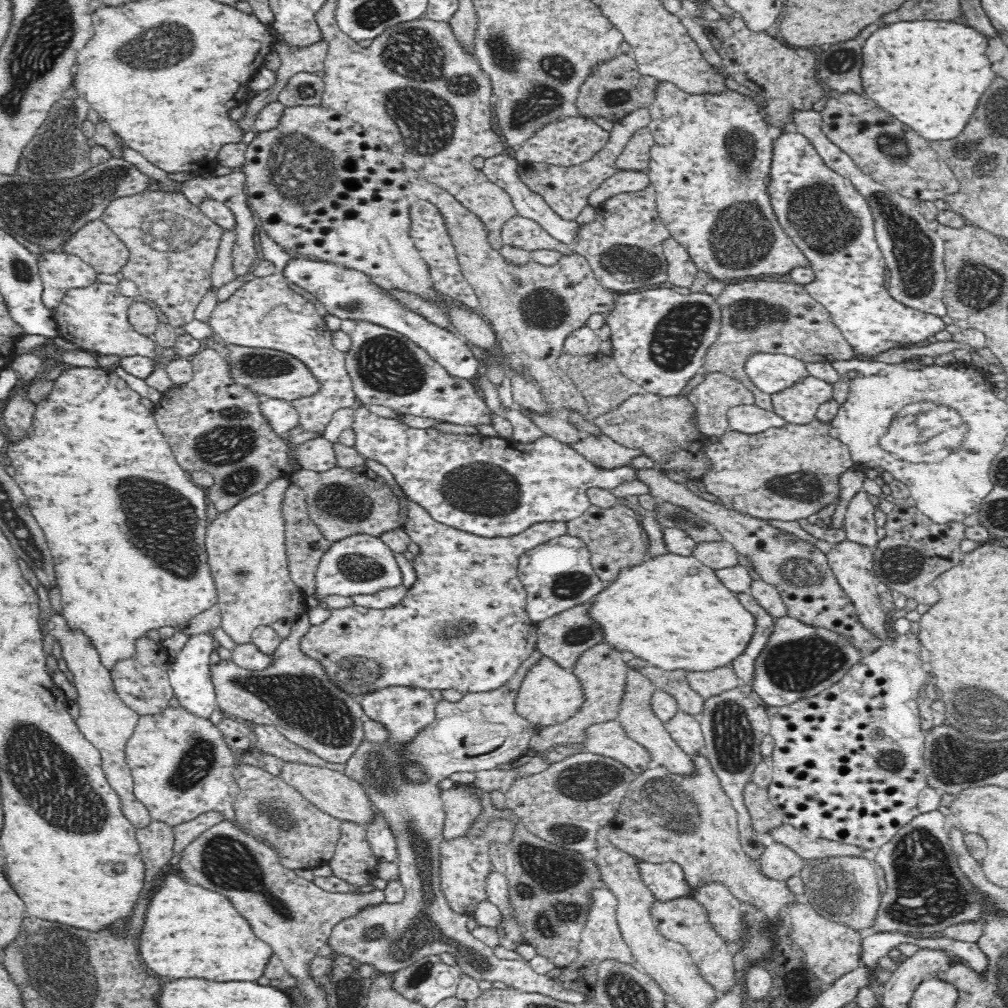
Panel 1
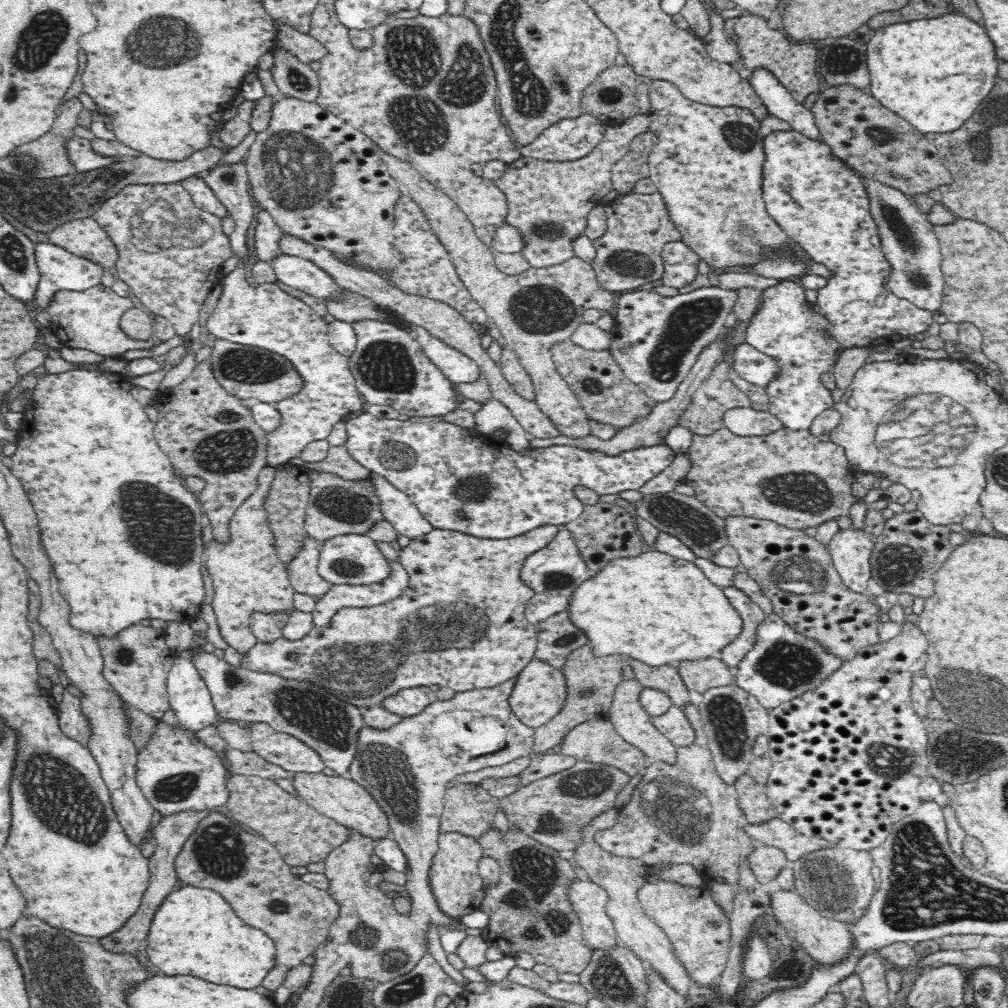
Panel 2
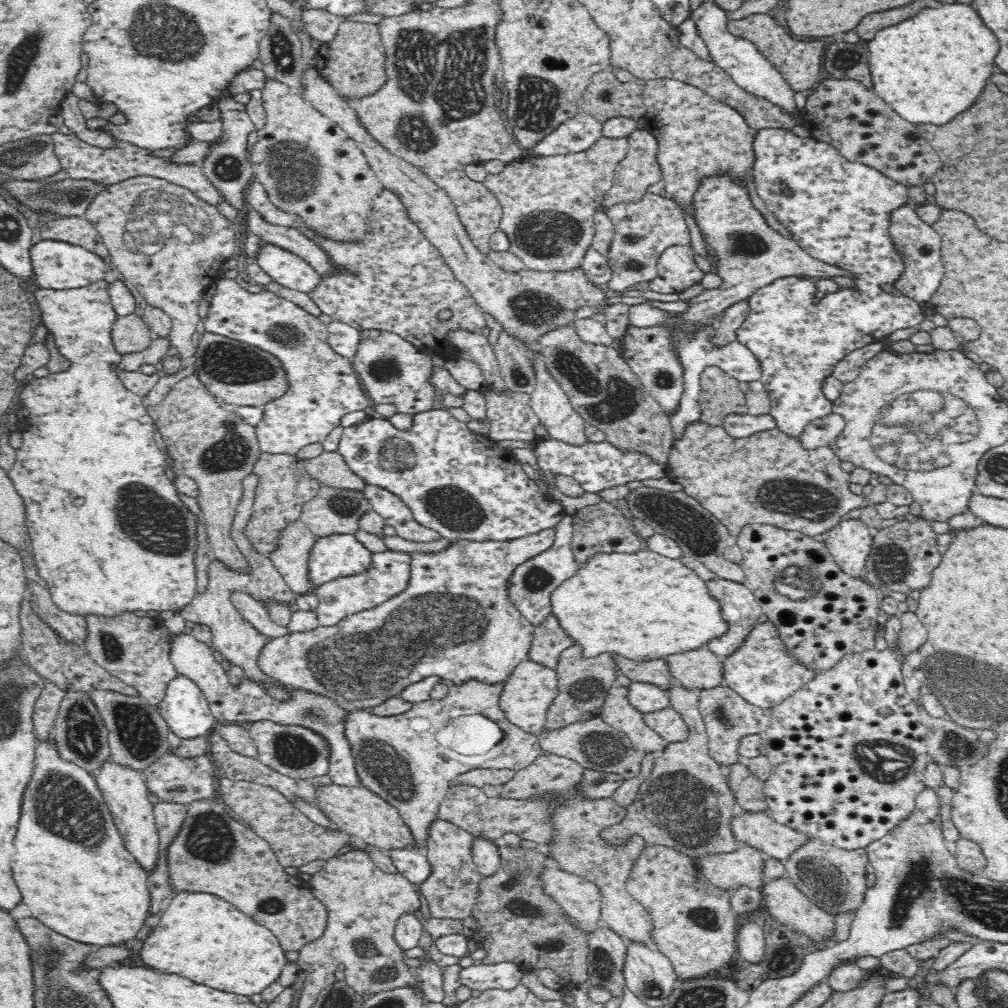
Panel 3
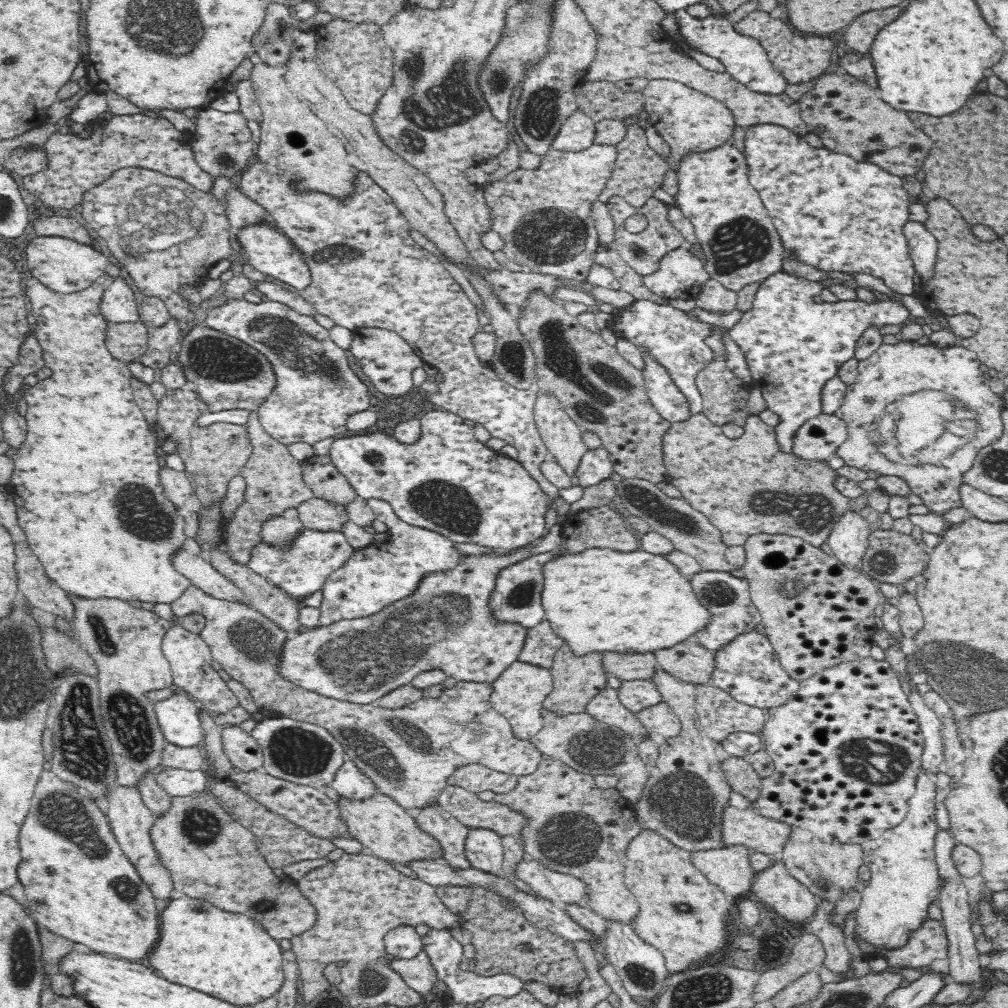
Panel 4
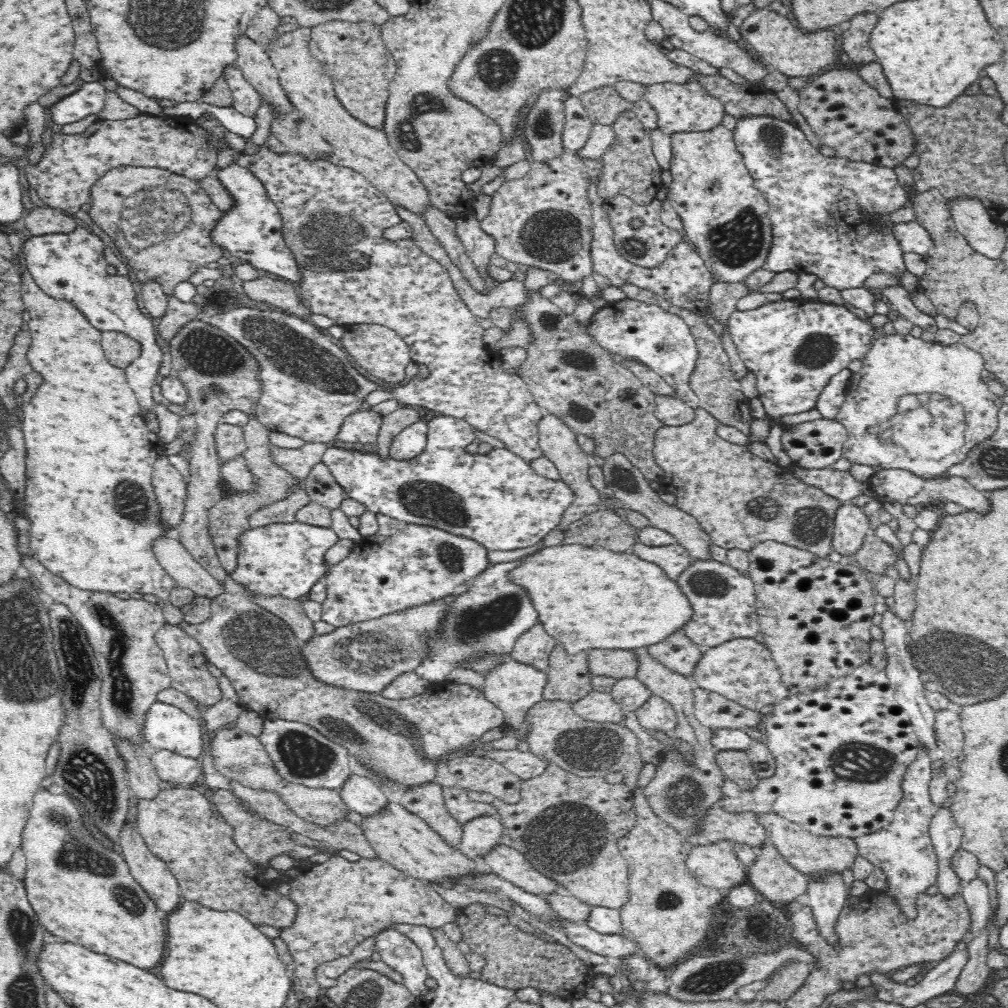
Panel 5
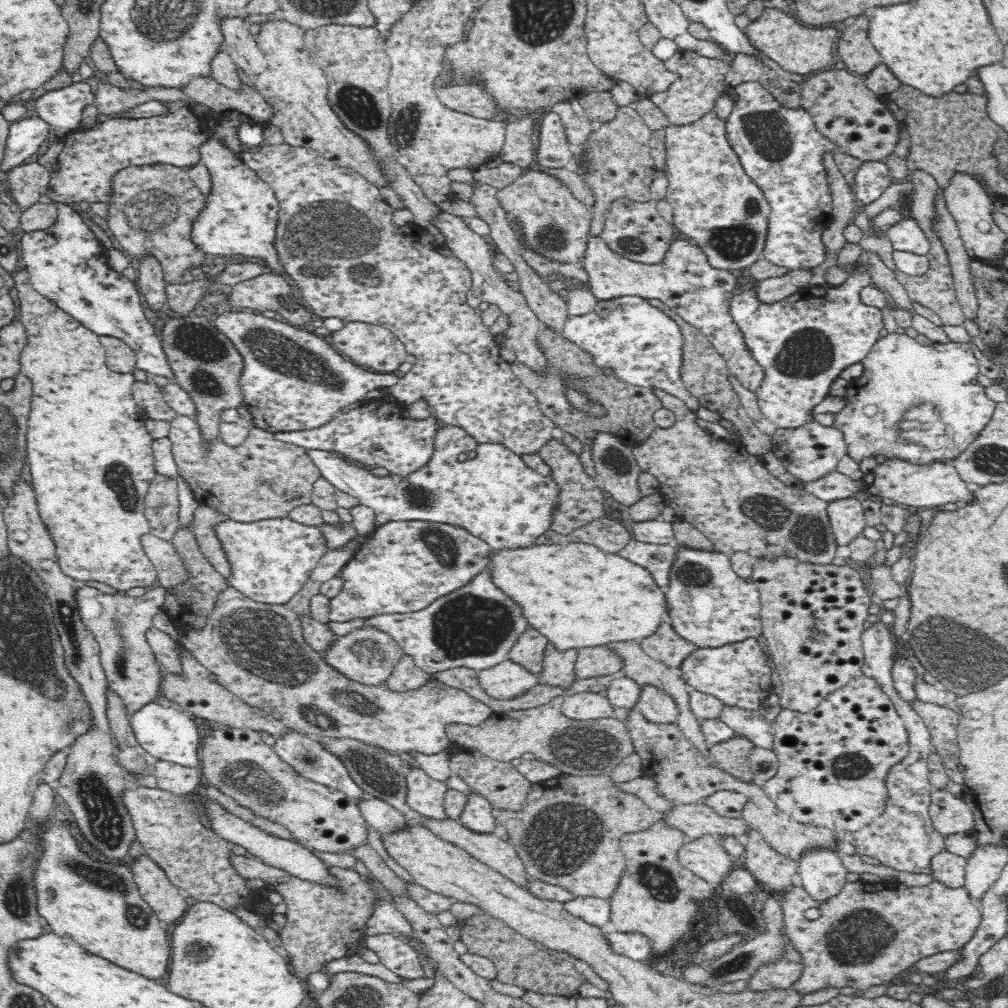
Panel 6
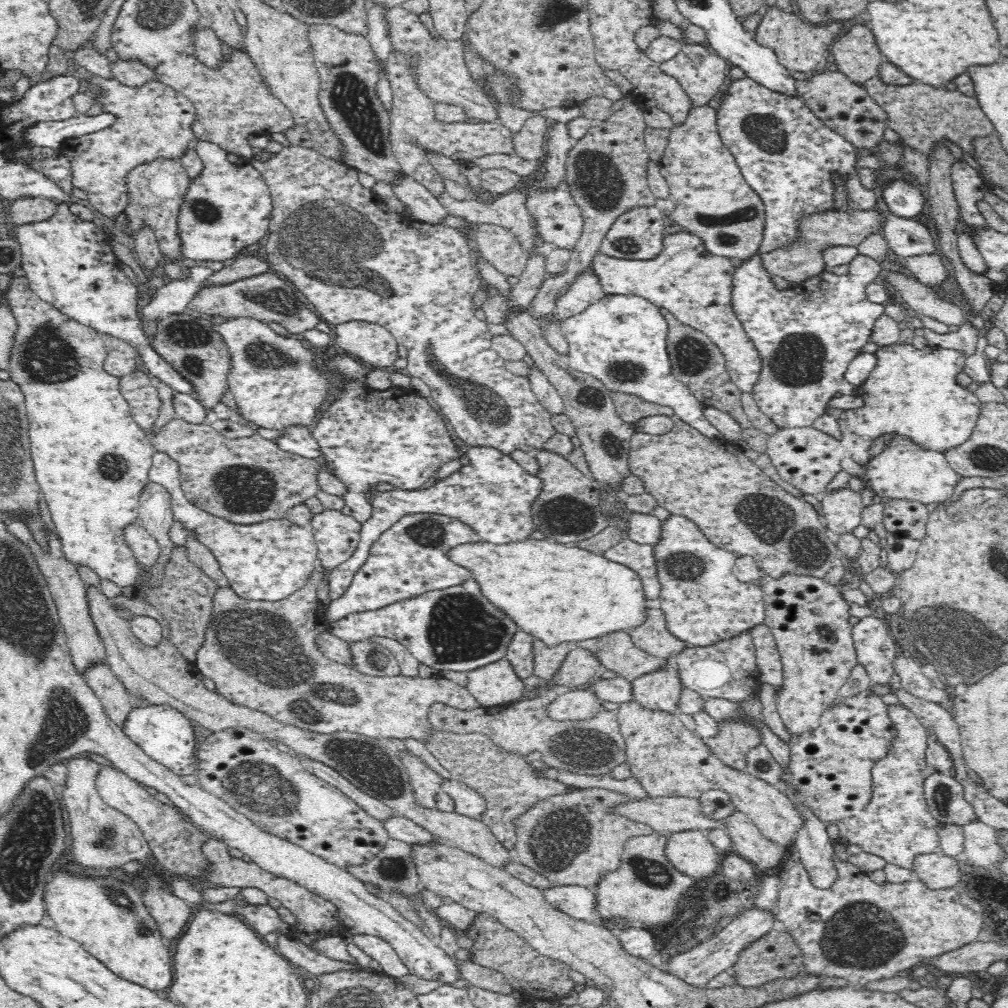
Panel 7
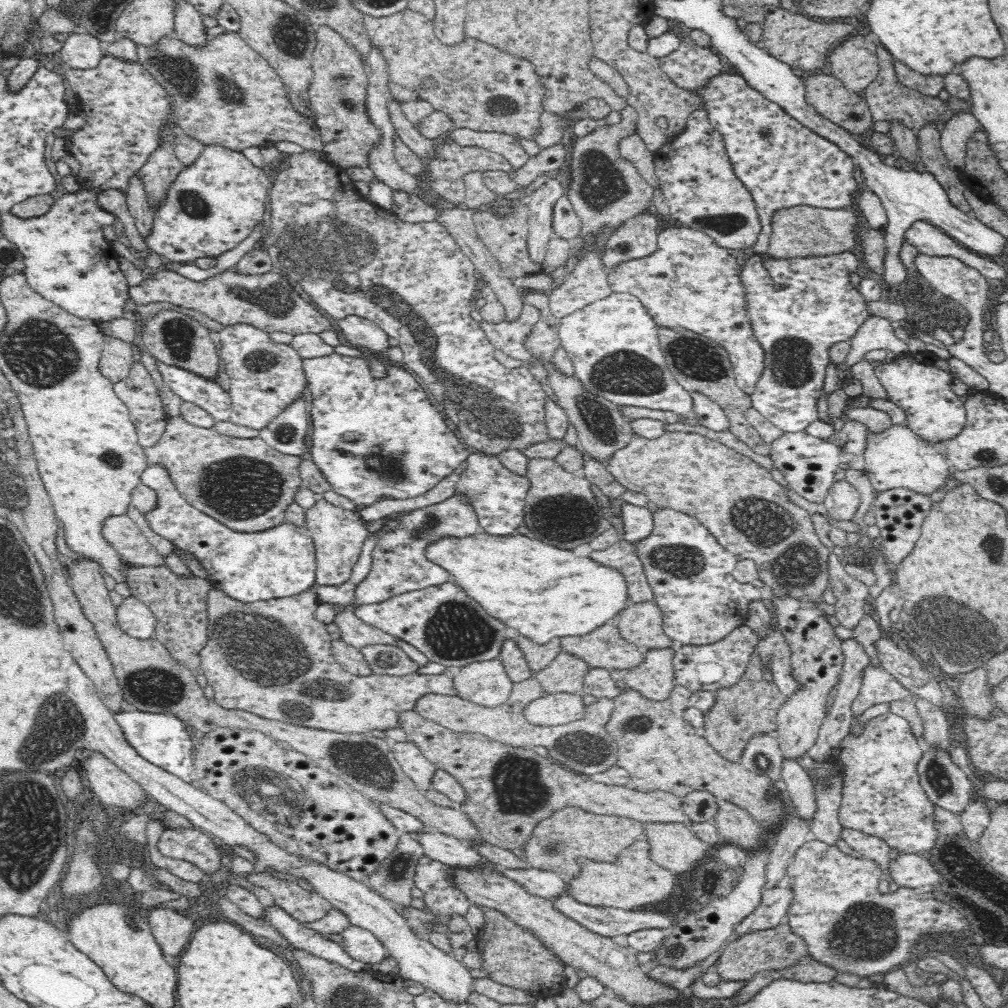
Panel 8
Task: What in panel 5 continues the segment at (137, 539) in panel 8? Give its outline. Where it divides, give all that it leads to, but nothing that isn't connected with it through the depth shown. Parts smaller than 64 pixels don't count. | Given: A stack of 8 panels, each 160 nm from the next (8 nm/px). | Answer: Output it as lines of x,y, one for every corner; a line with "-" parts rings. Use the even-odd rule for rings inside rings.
160,536
152,540
152,552
172,577
175,588
188,588
195,592
196,597
214,599
223,595
223,586
192,558
178,539

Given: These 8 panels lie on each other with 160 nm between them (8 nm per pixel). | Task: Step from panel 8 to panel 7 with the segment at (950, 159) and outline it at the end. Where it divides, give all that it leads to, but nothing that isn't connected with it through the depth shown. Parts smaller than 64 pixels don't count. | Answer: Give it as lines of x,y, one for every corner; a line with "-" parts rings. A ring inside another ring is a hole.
956,160
951,166
951,179
960,207
961,219
971,228
989,228
986,219
978,211
976,202
984,198
985,183
979,171
963,161

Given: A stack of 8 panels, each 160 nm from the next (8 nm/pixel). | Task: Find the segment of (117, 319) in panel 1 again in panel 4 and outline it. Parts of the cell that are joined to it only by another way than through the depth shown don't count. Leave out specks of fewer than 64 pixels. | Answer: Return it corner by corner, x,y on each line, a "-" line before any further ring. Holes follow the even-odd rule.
108,273
102,274
100,278
96,279
96,282
81,290
80,292
70,293
70,294
62,294
56,293
47,286
44,286
42,283
37,282
33,277
26,275
26,285
25,285
25,294
26,298
30,300
30,304
32,305
31,314
33,314
36,318
36,324
31,326
31,334
33,334
37,339
38,343
40,343
40,347
42,347
42,361
44,361
44,367
48,367
52,370
52,376
50,378
46,378
46,380
39,380
37,384
32,386
32,388
28,388
26,390
26,402
28,402
28,410
26,410
26,422
28,422
28,436
26,436
26,440
24,440
24,444
18,448
18,452
12,456
14,458
14,464
16,464
13,469
14,474
12,474
12,496
14,496
14,504
18,506
18,520
20,520
20,526
24,528
24,534
26,534
26,538
28,538
28,546
30,546
30,550
40,558
40,562
42,562
42,566
44,566
44,570
46,576
51,578
56,586
62,588
62,590
66,590
68,593
75,594
76,596
84,597
84,598
119,598
120,600
128,601
128,600
140,600
140,602
150,602
150,604
160,604
160,602
165,602
166,604
171,604
174,602
176,598
183,594
186,588
191,586
190,580
184,578
184,575
178,573
175,567
172,566
171,558
172,554
181,548
182,542
186,540
186,535
184,535
184,520
178,516
178,510
174,503
166,497
164,494
164,488
160,486
160,464
158,464
158,454
156,449
158,449
158,444
156,443
156,437
154,436
153,431
151,430
151,426
148,425
148,422
144,419
144,414
140,412
140,407
138,407
137,402
134,401
134,396
132,395
132,385
131,385
131,374
130,367
131,365
125,363
124,361
120,361
111,356
108,352
108,349
105,345
105,332
107,329
106,321
104,321
104,317
100,315
100,309
98,309
98,304
100,304
100,298
102,298
102,294
109,283
113,282
114,277

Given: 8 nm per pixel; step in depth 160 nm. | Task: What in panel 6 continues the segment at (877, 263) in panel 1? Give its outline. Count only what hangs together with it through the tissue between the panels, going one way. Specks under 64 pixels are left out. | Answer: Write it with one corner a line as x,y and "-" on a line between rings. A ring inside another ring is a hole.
743,82
731,90
736,93
736,101
732,113
724,120
726,138
746,174
764,190
771,208
762,258
792,270
820,266
827,260
826,246
821,238
831,214
830,187
823,160
826,153
839,151
839,146
816,128
812,116
802,106
796,109
782,106
759,82
-
865,161
856,171
854,189
864,205
880,198
880,194
892,184
889,168
883,161
-
860,260
852,264
848,273
849,277
842,284
808,284
808,288
802,287
800,292
778,302
762,302
757,297
758,280
746,271
737,274
737,292
731,298
729,313
740,327
752,356
764,369
764,380
755,390
757,403
763,415
778,429
796,428
812,422
812,410
829,395
830,384
851,364
861,362
878,340
878,332
883,328
883,312
864,304
859,297
861,290
872,284
871,274

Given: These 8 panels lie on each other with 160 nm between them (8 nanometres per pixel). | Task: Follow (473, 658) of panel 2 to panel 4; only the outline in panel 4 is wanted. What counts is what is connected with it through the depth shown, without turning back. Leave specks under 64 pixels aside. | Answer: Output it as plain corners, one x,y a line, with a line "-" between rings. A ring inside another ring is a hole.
556,525
542,542
531,550
520,552
516,552
518,549
496,550
497,553
484,556
468,555
452,570
427,574
412,596
392,603
371,617
338,621
328,626
313,627
309,632
292,634
284,643
283,654
277,669
286,680
306,690
360,704
376,702
391,690
408,684
424,670
438,669
458,681
494,682
508,666
518,661
518,654
524,646
527,632
527,628
522,625
498,623
492,617
488,602
495,588
494,578
500,568
510,566
530,554
560,552
565,544
562,534
562,526

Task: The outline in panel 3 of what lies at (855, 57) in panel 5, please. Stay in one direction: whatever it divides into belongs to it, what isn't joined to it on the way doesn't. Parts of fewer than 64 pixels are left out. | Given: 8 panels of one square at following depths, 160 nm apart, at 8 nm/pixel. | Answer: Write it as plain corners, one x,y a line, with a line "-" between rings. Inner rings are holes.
918,2
902,6
902,8
892,8
886,12
874,12
862,18
862,22
856,26
856,34
862,40
872,40
876,36
878,30
894,26
896,22
902,22
904,18
912,18
912,14
918,14

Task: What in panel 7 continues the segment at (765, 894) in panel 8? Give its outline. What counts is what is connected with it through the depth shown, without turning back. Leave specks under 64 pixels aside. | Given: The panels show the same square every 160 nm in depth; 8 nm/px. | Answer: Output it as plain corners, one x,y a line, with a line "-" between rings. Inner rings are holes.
759,906
742,911
739,915
731,918
730,922
712,940
700,944
698,948
690,950
686,954
677,954
671,957
666,964
668,967
667,973
688,982
693,987
704,987
709,980
712,980
718,974
730,971
744,948
773,930
772,926
776,920
775,912
770,908
759,908

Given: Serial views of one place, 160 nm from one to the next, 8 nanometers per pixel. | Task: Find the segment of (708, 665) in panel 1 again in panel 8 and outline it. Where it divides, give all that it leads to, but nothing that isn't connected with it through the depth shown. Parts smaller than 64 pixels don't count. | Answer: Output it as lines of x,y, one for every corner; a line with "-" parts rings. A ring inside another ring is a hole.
483,531
472,536
444,536
430,542
424,550
424,555
429,561
448,571
448,577
453,584
460,586
470,598
482,604
488,616
498,618
506,626
514,628
518,634
538,644
546,644
558,636
582,636
586,632
592,632
594,628
614,618
630,603
624,575
618,570
600,566
590,560
590,557
574,556
571,550
560,550
520,533
502,538

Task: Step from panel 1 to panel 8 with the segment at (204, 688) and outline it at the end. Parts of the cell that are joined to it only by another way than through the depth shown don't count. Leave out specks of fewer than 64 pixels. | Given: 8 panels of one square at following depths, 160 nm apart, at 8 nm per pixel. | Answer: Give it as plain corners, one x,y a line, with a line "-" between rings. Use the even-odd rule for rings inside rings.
140,710
116,712
115,719
122,729
126,741
132,750
140,757
180,777
186,782
197,780
196,769
193,765
193,746
190,739
191,729
172,714
154,714

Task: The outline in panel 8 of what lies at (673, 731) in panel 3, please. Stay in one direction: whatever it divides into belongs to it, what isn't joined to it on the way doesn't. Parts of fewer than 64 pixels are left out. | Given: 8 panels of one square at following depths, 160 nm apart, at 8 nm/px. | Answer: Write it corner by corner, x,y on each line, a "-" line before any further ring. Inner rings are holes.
672,647
643,650
642,664
626,668
625,682
629,688
641,692
646,698
667,703
670,690
674,688

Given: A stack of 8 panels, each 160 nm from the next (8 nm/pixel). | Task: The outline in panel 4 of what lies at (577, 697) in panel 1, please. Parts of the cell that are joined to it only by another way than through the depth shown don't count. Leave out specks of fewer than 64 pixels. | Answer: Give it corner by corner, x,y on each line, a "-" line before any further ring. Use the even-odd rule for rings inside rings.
518,660
508,666
491,685
490,704
508,719
515,738
530,741
543,728
540,710
543,708
544,699
553,688
549,669

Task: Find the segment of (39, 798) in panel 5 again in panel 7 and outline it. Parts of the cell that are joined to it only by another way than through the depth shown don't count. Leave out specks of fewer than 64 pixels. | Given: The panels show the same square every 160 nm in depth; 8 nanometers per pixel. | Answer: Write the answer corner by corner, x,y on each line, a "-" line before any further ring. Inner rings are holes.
58,870
48,884
44,898
45,910
54,920
55,930
78,942
116,976
156,993
167,991
172,984
168,946
138,889
129,882
124,884
102,877
84,878

